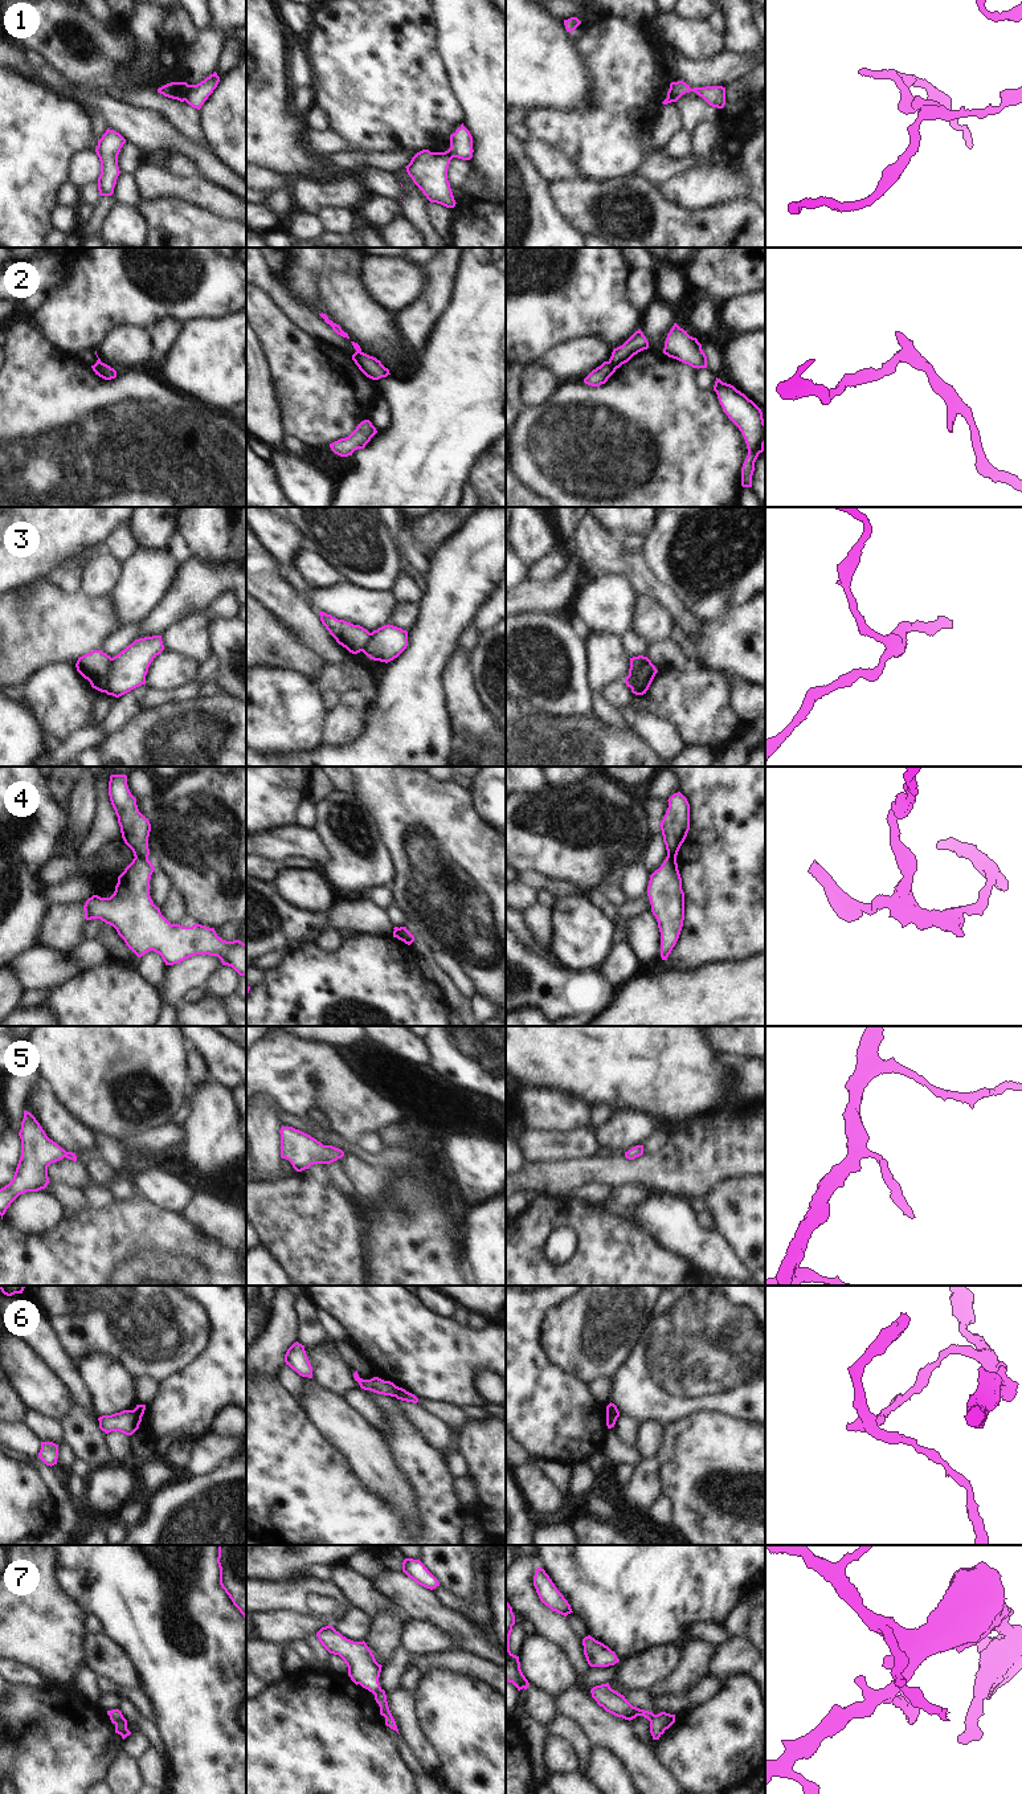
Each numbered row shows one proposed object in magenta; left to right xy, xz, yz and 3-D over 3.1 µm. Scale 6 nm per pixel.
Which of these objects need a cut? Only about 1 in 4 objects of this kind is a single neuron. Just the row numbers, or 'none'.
1, 2, 3, 4, 6, 7

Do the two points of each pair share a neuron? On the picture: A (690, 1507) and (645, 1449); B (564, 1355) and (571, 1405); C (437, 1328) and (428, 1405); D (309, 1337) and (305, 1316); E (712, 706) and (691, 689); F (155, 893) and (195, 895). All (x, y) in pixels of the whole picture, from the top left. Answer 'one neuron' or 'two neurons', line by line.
A: two neurons
B: two neurons
C: two neurons
D: one neuron
E: one neuron
F: two neurons

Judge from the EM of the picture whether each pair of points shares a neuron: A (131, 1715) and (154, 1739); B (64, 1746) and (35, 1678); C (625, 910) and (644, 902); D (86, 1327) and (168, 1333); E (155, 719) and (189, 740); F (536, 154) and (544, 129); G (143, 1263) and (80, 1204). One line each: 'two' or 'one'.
A: one
B: two
C: one
D: one
E: one
F: two
G: two

